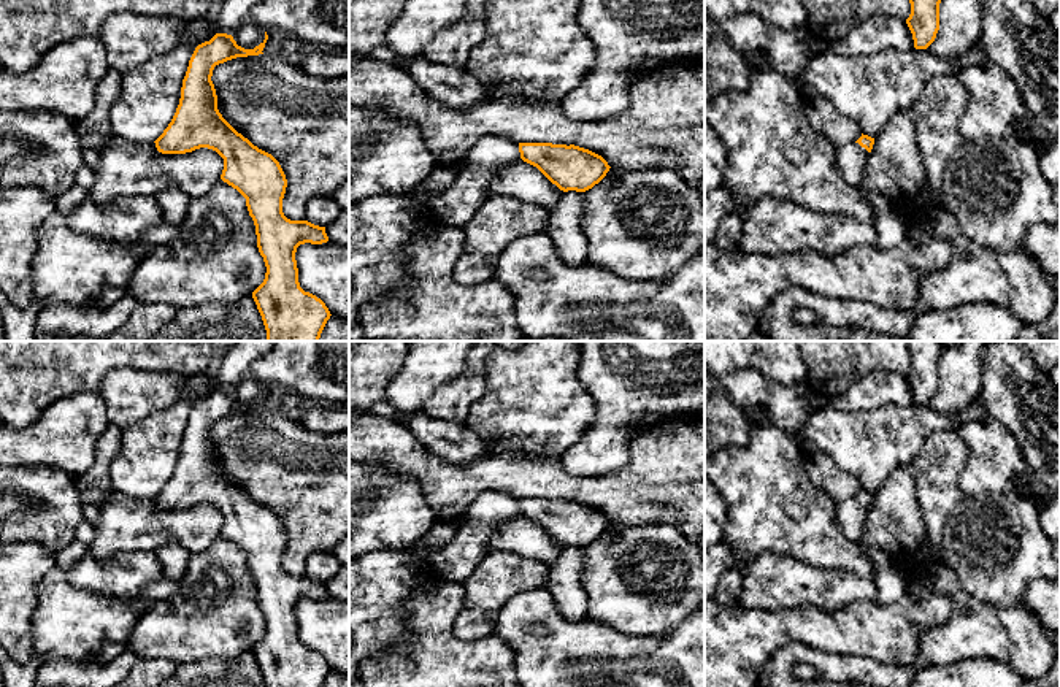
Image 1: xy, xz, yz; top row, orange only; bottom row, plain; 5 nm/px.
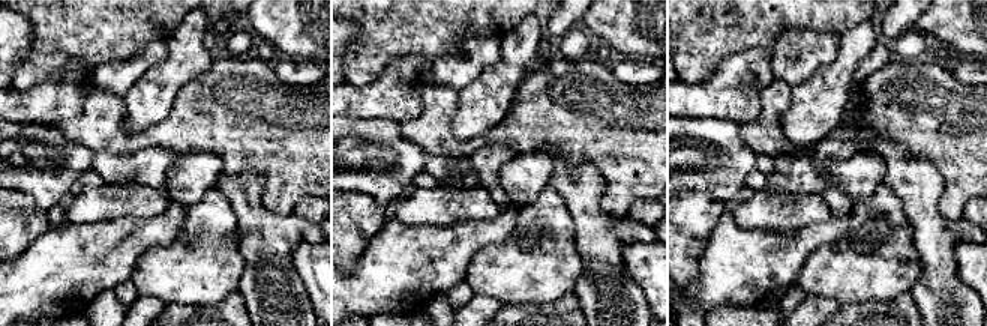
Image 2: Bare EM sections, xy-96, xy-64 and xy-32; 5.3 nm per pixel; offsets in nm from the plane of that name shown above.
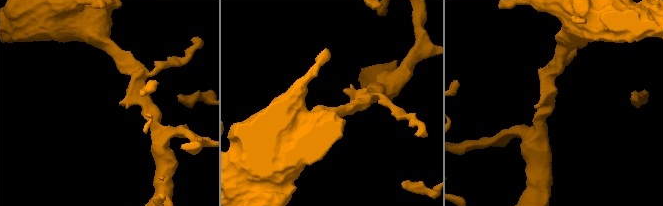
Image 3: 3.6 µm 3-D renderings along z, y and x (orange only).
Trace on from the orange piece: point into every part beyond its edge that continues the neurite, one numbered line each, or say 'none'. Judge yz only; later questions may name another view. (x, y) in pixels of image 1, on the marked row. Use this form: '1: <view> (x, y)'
1: yz (849, 159)

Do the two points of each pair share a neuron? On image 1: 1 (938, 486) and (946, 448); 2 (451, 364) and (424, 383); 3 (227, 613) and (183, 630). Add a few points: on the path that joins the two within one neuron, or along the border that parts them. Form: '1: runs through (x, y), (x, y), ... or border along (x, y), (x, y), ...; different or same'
1: runs through (938, 476), (938, 464), (943, 457); same
2: runs through (445, 364), (429, 376); same
3: runs through (216, 613), (194, 624); same

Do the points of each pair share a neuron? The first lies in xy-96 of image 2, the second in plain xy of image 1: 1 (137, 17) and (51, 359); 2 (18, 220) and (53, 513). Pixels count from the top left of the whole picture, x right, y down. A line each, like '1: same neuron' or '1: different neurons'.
1: same neuron
2: different neurons

